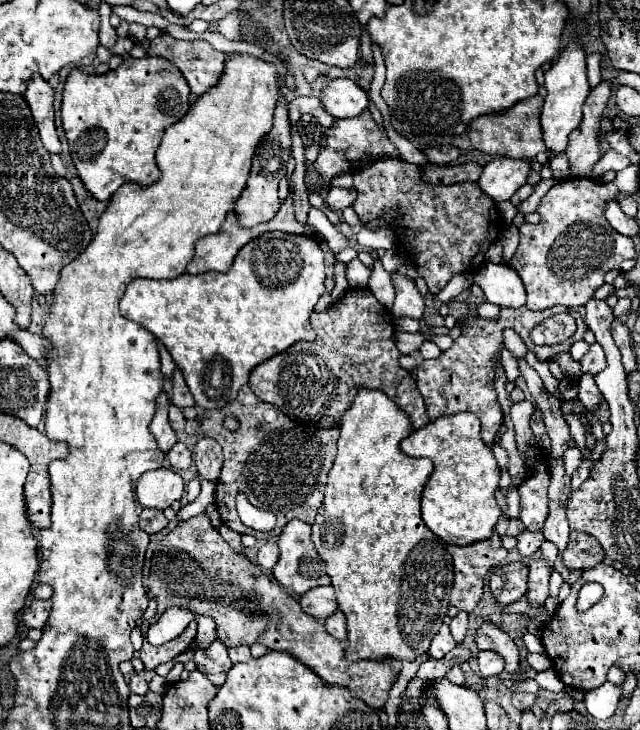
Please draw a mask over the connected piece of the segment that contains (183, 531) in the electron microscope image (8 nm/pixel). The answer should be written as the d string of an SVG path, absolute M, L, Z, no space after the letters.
M205 514L179 522L175 530L157 542L151 558L149 590L157 600L157 614L163 614L171 606L179 606L193 614L213 616L217 622L217 636L229 648L261 642L269 650L289 652L317 672L327 684L347 686L355 698L361 698L371 708L383 708L389 688L401 668L385 660L345 660L345 642L333 640L319 620L301 612L299 602L283 592L281 586L245 554L231 548Z

